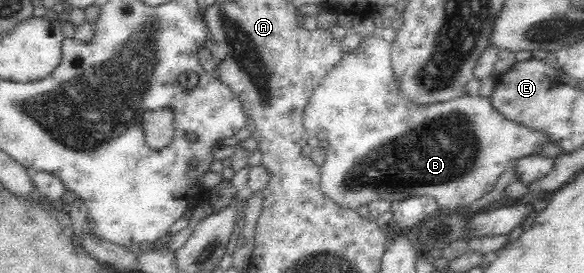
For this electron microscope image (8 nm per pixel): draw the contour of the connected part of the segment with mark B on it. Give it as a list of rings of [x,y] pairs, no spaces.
[[[373,34],[362,38],[360,45],[353,52],[344,53],[342,59],[328,71],[320,83],[314,87],[314,91],[310,94],[308,103],[305,105],[303,115],[303,124],[307,133],[319,140],[328,142],[328,147],[325,153],[324,163],[321,165],[321,182],[322,190],[327,196],[330,196],[334,202],[352,209],[356,209],[361,205],[368,205],[374,200],[386,200],[394,202],[414,196],[430,196],[435,199],[437,206],[442,210],[455,211],[458,207],[465,207],[472,204],[476,199],[480,199],[486,195],[498,181],[498,177],[506,171],[508,163],[512,159],[523,158],[526,156],[542,153],[544,147],[548,143],[552,143],[552,136],[546,130],[538,130],[534,126],[520,122],[515,119],[510,119],[498,111],[494,106],[493,95],[461,95],[450,101],[436,102],[430,105],[414,105],[402,95],[398,94],[398,86],[394,80],[394,71],[391,68],[390,43],[384,41],[379,35]]]

